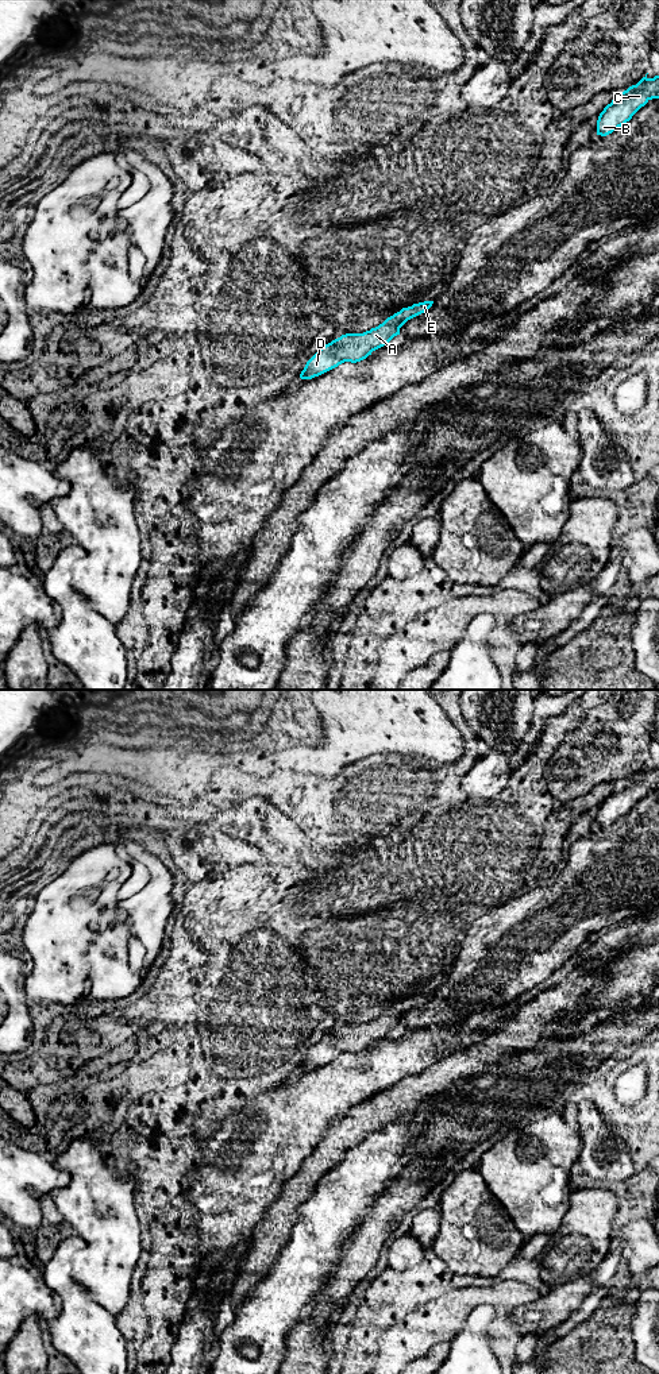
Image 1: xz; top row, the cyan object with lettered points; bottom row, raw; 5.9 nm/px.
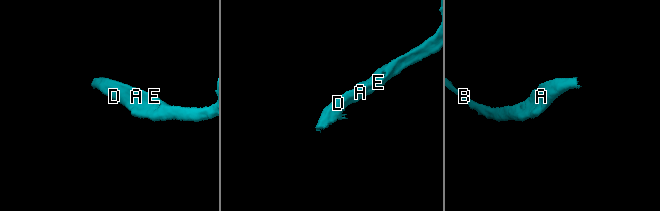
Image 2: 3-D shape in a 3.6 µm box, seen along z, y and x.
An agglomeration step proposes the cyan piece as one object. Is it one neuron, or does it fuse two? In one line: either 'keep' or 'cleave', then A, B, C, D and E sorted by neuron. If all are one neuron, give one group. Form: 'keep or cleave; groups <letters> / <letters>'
keep; groups A B C D E

